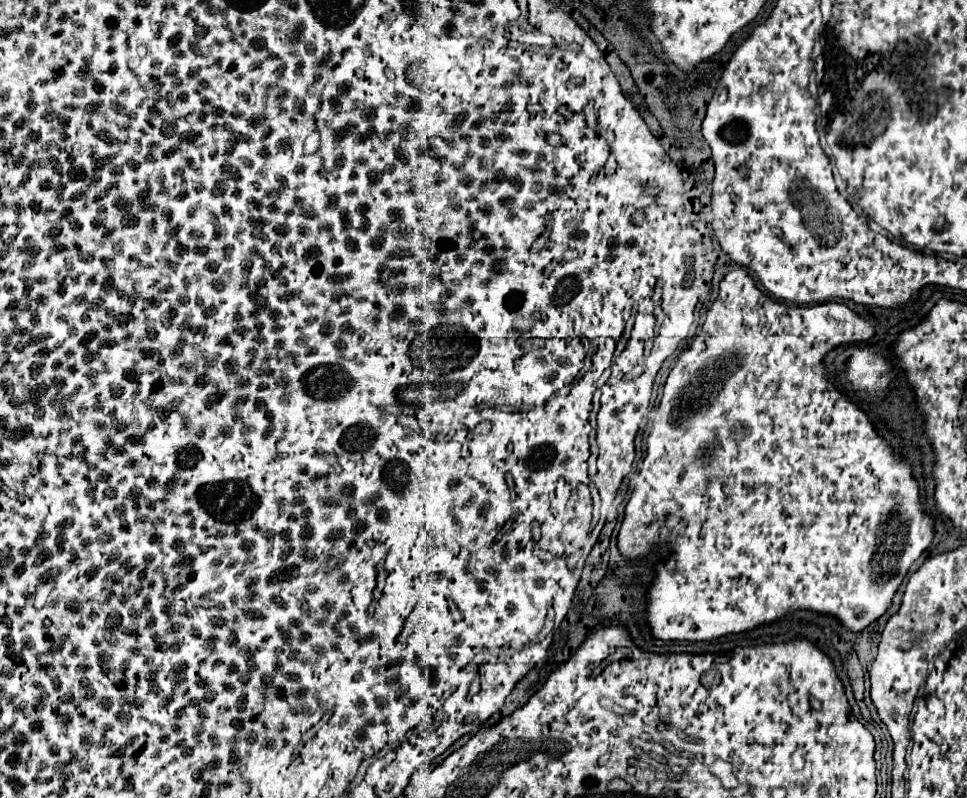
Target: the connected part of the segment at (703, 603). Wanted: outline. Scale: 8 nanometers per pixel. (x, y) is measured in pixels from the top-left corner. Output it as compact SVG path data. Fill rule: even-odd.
M744 269L730 271L720 281L718 297L708 309L700 333L694 337L690 349L682 351L678 363L666 379L662 401L654 411L646 457L636 477L636 487L628 499L624 521L618 533L620 553L628 559L644 557L654 550L659 559L664 559L659 560L658 577L648 591L648 623L654 637L676 641L712 641L728 633L750 631L758 625L772 623L792 609L814 609L818 613L830 613L838 617L850 631L862 631L886 613L904 575L908 573L910 565L922 555L922 551L932 543L934 533L932 519L926 517L920 509L918 485L910 475L910 465L904 459L896 457L892 449L878 437L872 421L854 403L848 403L842 393L838 393L838 389L826 379L826 371L822 367L824 355L836 345L868 341L872 335L872 323L850 311L846 305L822 303L810 307L788 307L783 301L774 301L764 295L756 287L752 275L748 275ZM728 357L732 357L730 375L720 379L718 385L710 383L706 379L706 371L710 367L716 369L716 363Z

